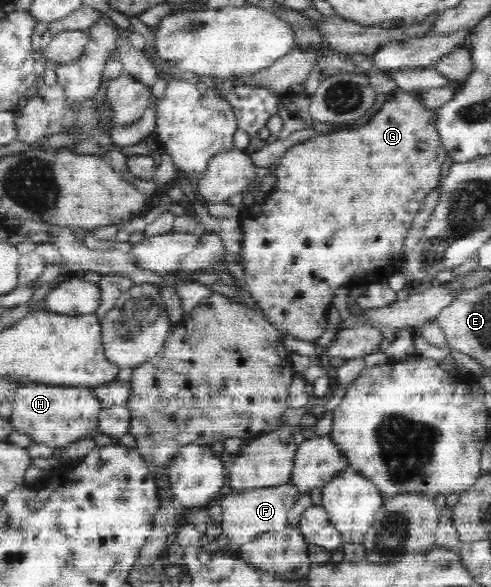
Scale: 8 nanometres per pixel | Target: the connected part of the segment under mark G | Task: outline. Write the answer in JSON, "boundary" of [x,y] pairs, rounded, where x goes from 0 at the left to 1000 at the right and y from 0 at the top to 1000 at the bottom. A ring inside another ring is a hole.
{"boundary":[[[809,147],[800,164],[788,165],[784,177],[739,213],[727,218],[692,220],[674,228],[646,225],[637,233],[615,244],[593,249],[572,269],[560,288],[566,305],[558,322],[548,327],[532,348],[511,348],[507,370],[495,371],[489,378],[495,411],[493,428],[487,433],[489,446],[497,457],[497,479],[503,492],[511,497],[523,525],[532,525],[538,540],[568,562],[582,562],[585,567],[640,584],[670,559],[668,528],[678,521],[682,499],[699,489],[721,489],[733,492],[762,480],[786,480],[788,474],[813,462],[819,448],[821,412],[833,399],[837,378],[845,365],[874,327],[884,324],[896,310],[898,279],[906,276],[908,266],[900,252],[892,220],[892,187],[896,184],[874,184],[864,177],[864,164],[870,150],[817,150]]]}

